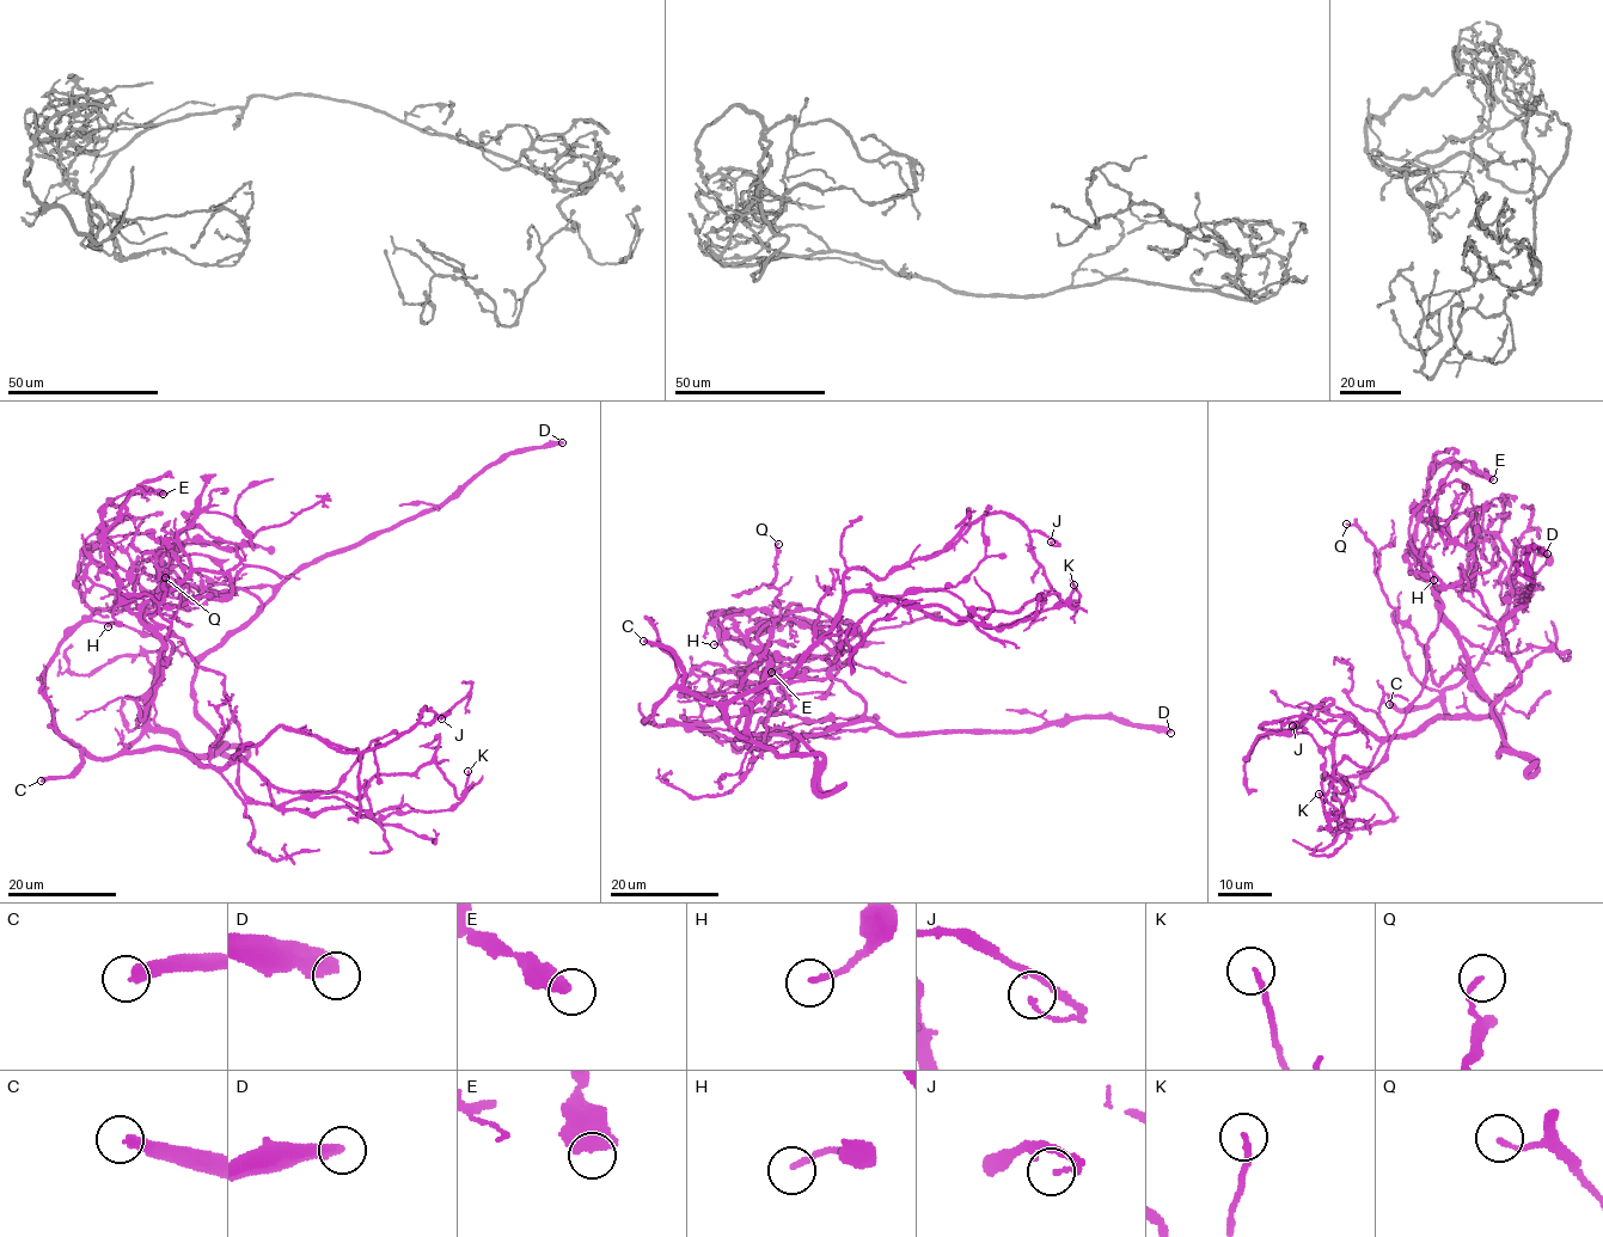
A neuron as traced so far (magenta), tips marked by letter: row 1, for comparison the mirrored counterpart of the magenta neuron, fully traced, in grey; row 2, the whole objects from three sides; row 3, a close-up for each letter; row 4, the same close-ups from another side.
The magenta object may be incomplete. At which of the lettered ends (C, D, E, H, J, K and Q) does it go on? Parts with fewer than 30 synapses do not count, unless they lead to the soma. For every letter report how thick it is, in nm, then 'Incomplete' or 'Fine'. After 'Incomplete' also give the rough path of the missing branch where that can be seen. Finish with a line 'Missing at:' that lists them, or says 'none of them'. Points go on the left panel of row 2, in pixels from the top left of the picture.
C: Thickness 340 nm. Incomplete
D: Thickness 480 nm. Incomplete
E: Thickness 600 nm. Fine
H: Thickness 170 nm. Incomplete. Course of what is missing: (108, 626), (103, 631), (93, 690), (56, 721), (81, 738), (83, 743), (51, 738), (31, 716)
J: Thickness 110 nm. Fine
K: Thickness 150 nm. Fine
Q: Thickness 140 nm. Fine
Missing at: C, D, H

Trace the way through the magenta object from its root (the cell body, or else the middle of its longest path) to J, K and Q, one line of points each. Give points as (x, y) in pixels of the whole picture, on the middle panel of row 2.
J: (762, 746), (729, 724), (726, 705), (781, 680), (824, 636), (846, 571), (885, 579), (990, 513), (1051, 542)
K: (762, 746), (729, 724), (726, 705), (883, 601), (946, 607), (991, 628), (1062, 607), (1074, 585)
Q: (762, 746), (748, 733), (750, 712), (739, 685), (766, 648), (779, 613), (779, 591), (769, 586), (778, 544)

